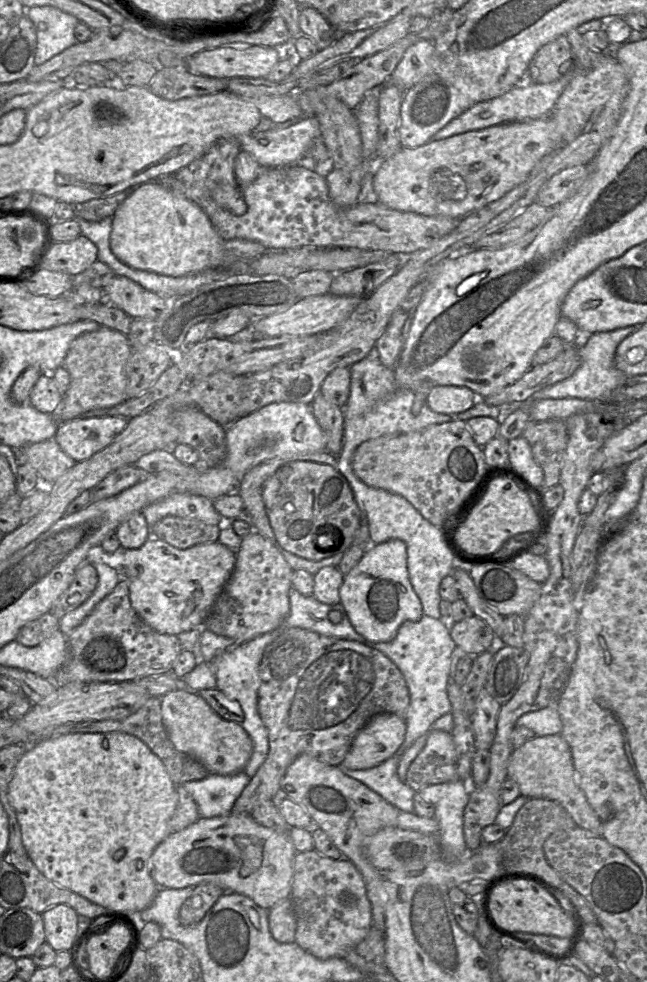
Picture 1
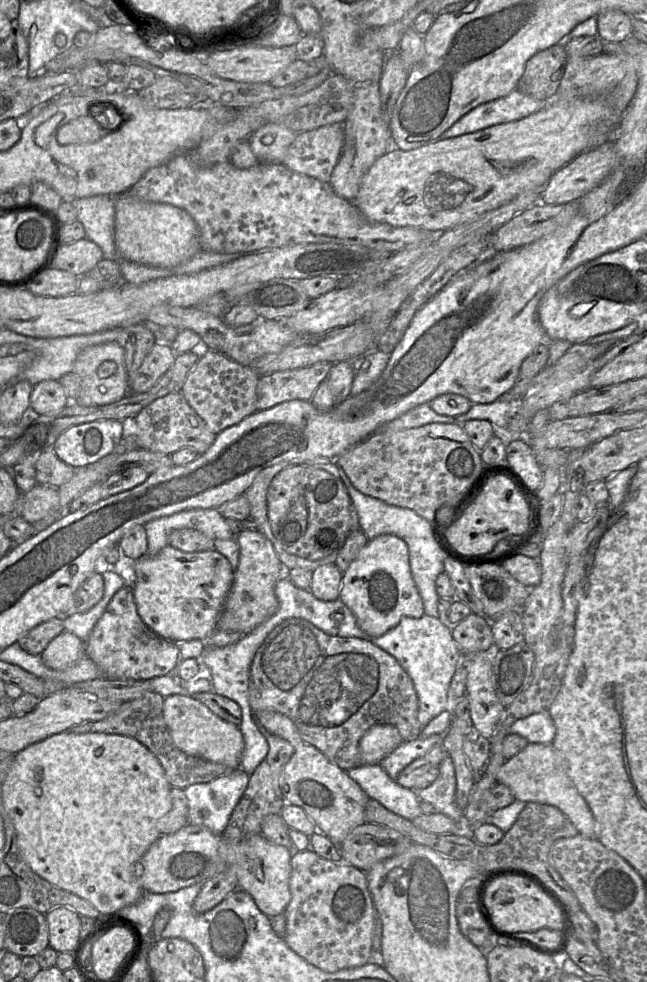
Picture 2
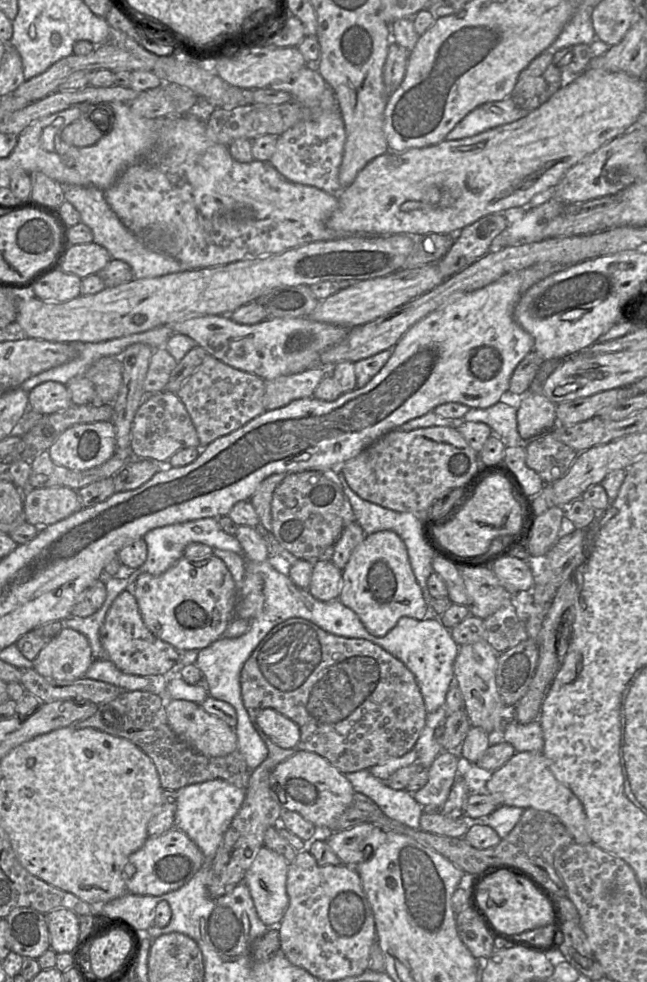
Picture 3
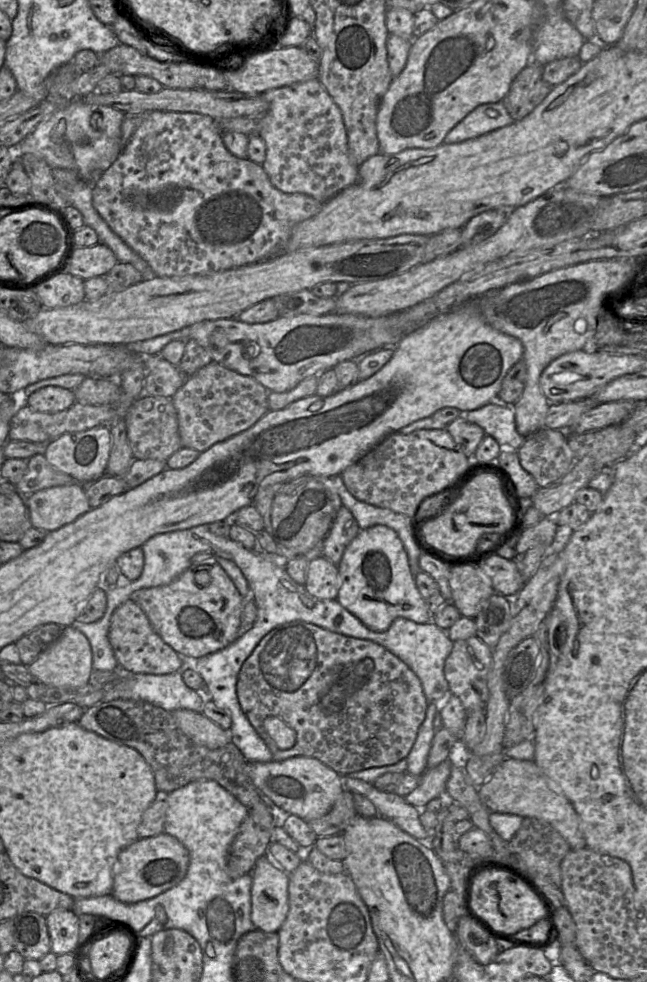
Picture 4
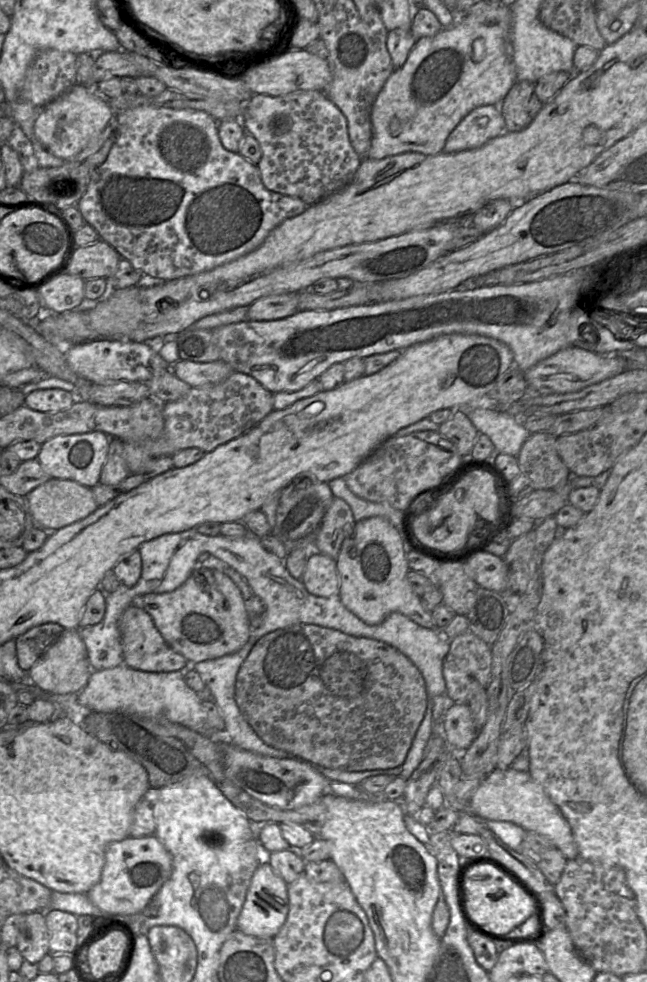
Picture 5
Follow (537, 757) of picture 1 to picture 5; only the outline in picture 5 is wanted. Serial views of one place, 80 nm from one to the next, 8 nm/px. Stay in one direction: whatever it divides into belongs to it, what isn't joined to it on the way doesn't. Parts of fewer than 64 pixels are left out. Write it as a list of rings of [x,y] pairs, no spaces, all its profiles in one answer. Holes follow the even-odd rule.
[[[496,767],[480,783],[469,801],[469,809],[474,816],[483,821],[512,822],[525,831],[547,837],[567,860],[575,859],[579,855],[569,823],[529,772],[516,771],[511,767]]]

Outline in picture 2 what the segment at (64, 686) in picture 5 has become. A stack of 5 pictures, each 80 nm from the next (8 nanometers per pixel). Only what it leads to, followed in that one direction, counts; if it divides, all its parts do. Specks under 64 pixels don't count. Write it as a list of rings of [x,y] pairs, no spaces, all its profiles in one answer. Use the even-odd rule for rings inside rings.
[[[63,630],[41,653],[43,663],[54,670],[65,670],[85,656],[85,642],[72,632]]]

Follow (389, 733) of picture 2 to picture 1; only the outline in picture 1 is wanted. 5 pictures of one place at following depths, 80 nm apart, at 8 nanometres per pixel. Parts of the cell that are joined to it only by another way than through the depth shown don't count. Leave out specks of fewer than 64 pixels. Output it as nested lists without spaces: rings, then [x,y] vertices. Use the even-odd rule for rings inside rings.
[[[393,713],[373,716],[356,734],[343,765],[353,770],[373,768],[393,756],[405,739],[406,723]]]

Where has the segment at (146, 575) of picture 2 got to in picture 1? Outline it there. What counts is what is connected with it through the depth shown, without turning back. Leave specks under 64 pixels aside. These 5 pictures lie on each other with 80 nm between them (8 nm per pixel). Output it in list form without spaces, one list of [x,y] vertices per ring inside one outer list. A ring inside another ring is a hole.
[[[152,534],[139,548],[124,549],[123,555],[123,575],[129,587],[132,608],[152,629],[170,635],[179,635],[193,628],[204,628],[204,622],[236,563],[236,554],[218,541],[179,549]]]

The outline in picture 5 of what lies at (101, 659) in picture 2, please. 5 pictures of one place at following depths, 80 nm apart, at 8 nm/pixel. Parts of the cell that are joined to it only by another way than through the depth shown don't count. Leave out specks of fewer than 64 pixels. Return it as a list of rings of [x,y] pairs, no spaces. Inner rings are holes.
[[[129,605],[118,621],[123,664],[146,672],[174,672],[187,664],[187,659],[170,647],[156,628],[150,615],[141,607]]]

